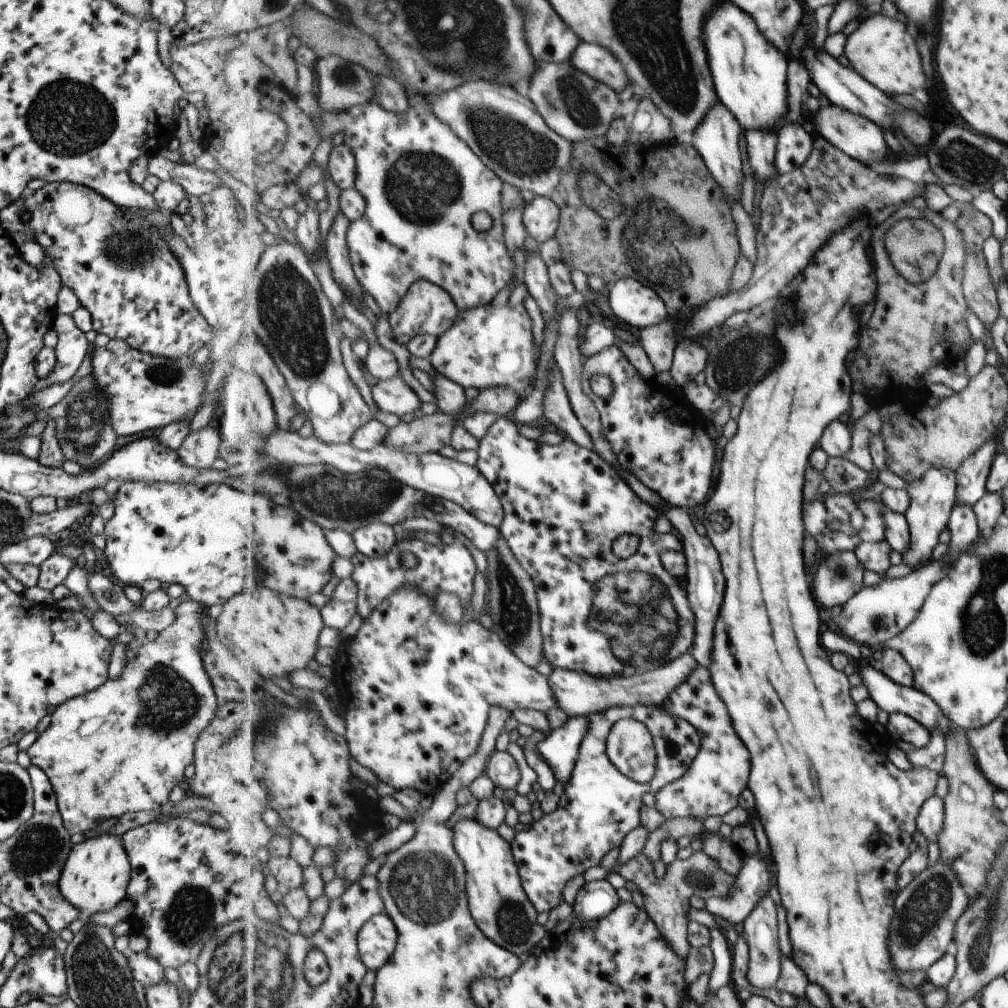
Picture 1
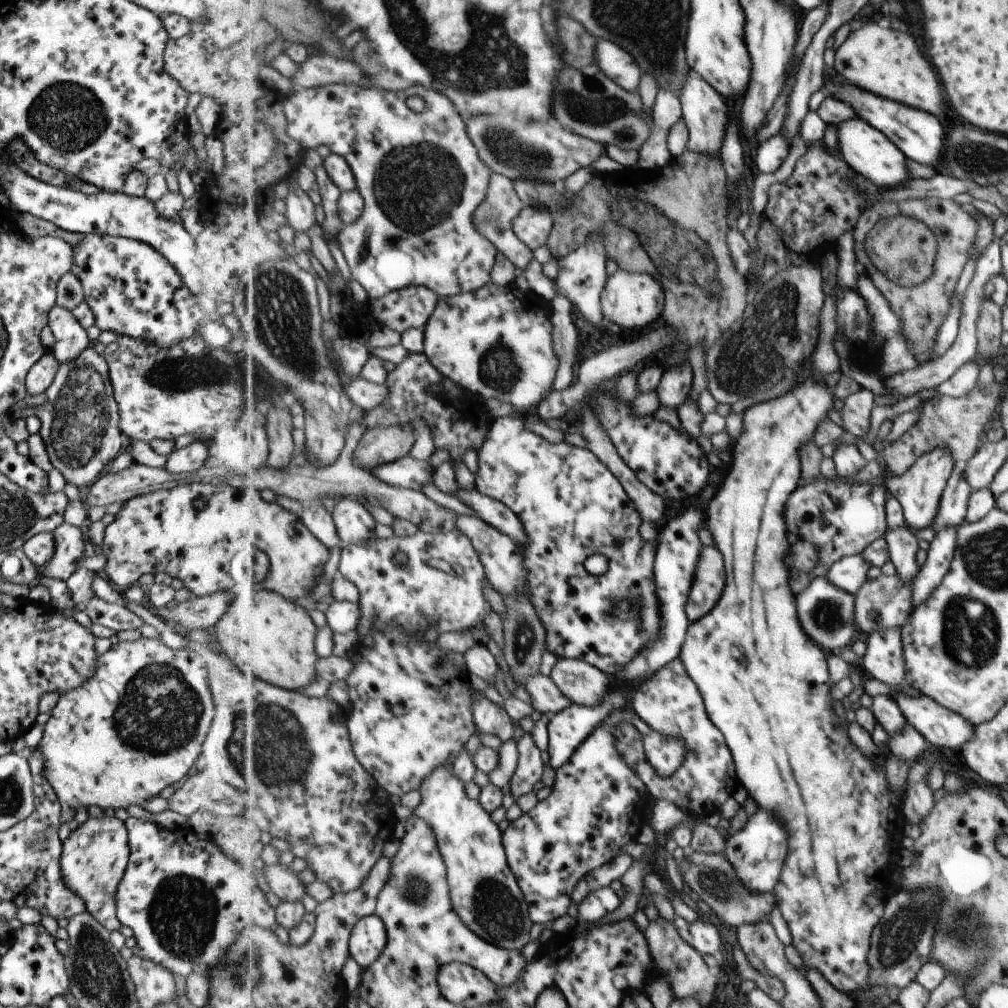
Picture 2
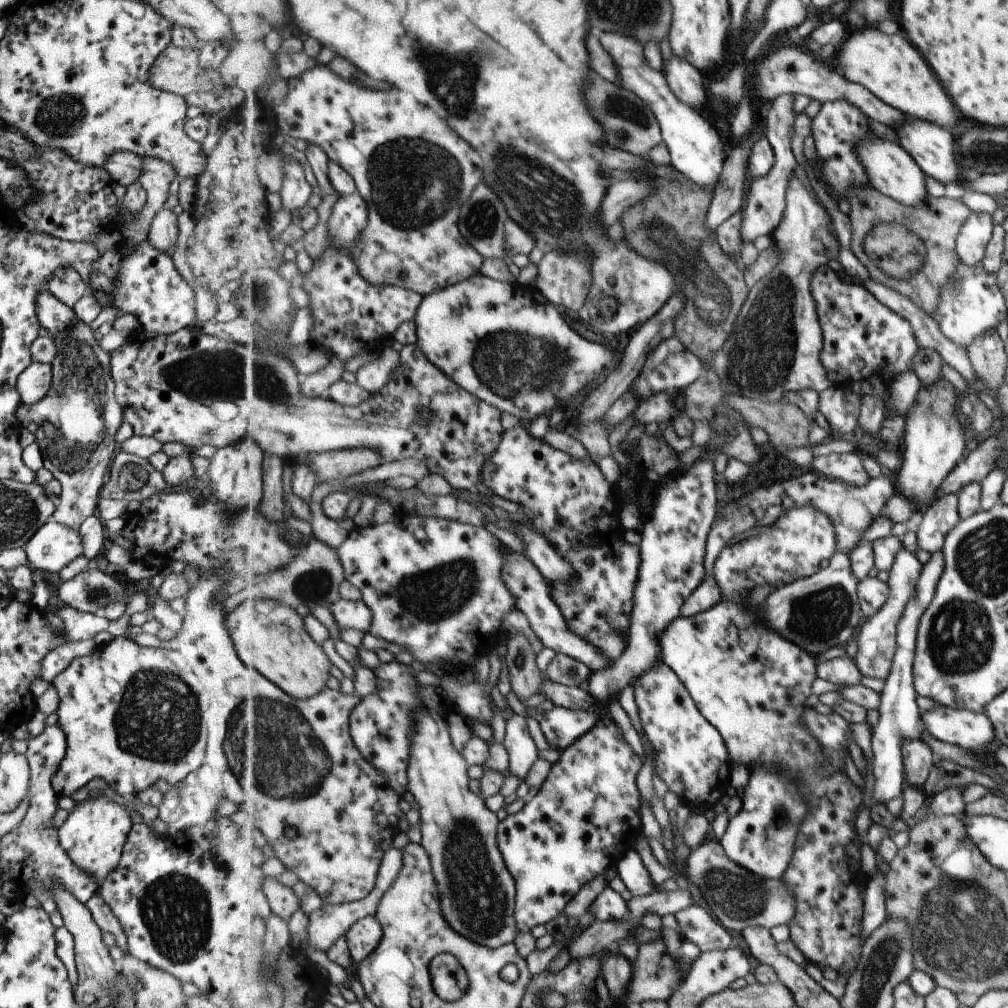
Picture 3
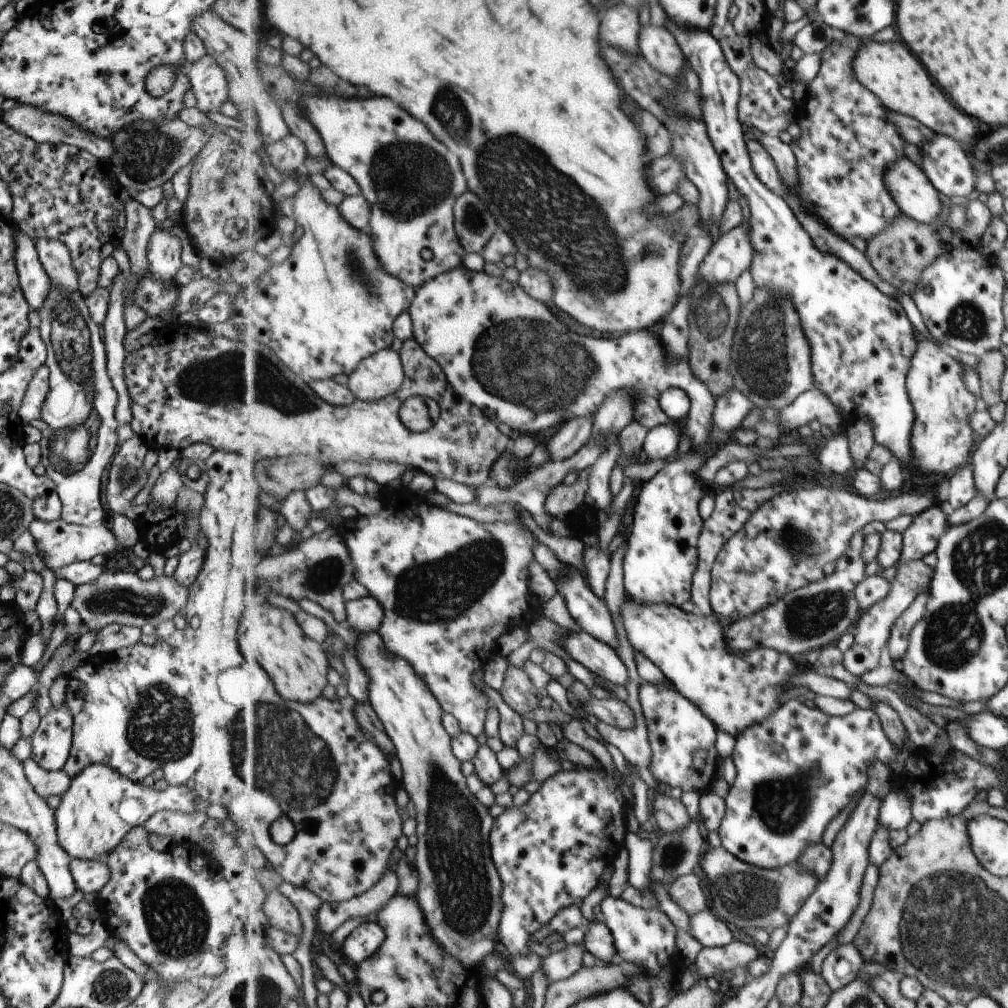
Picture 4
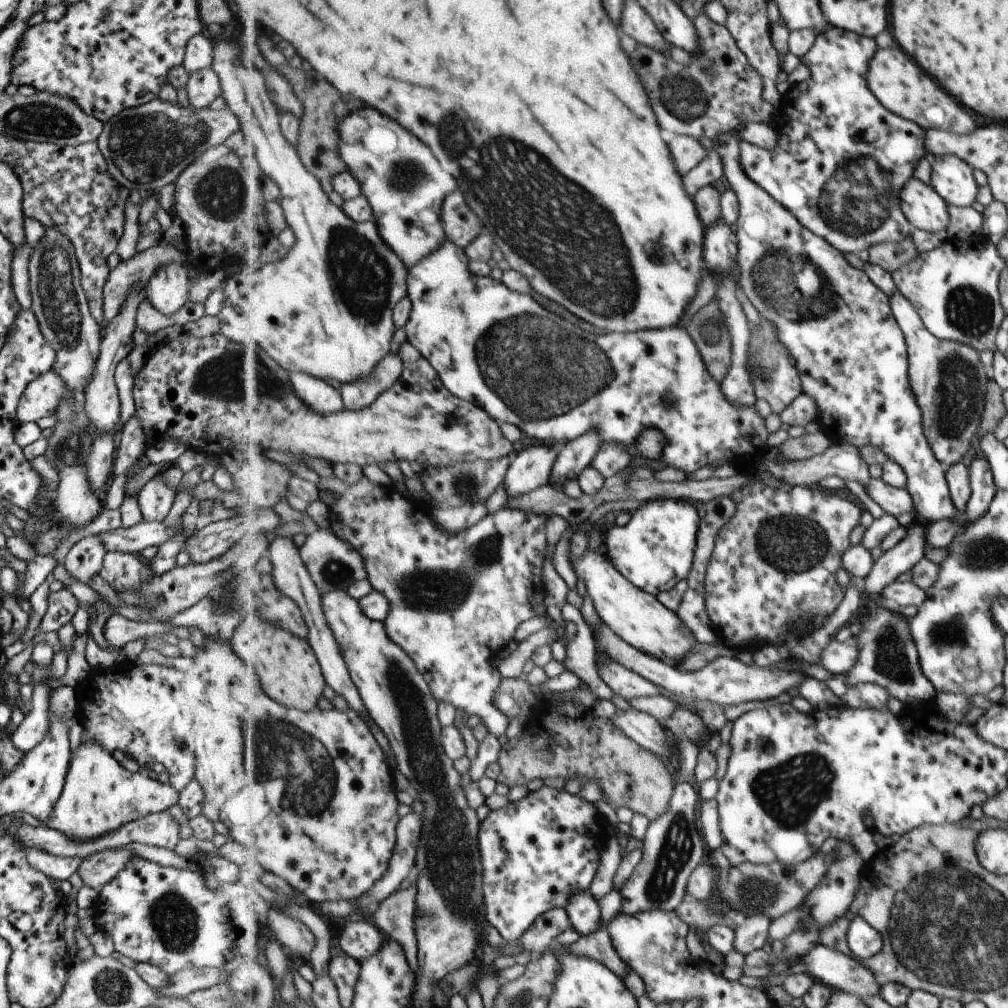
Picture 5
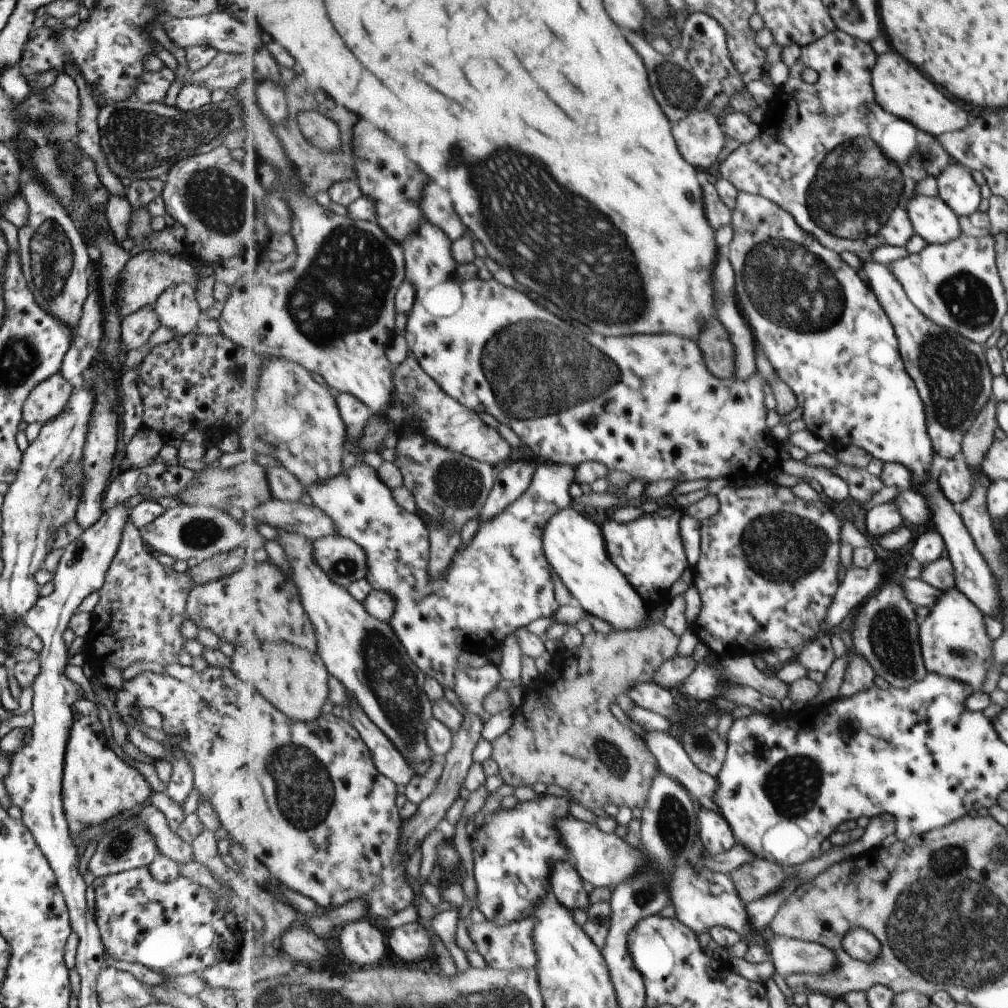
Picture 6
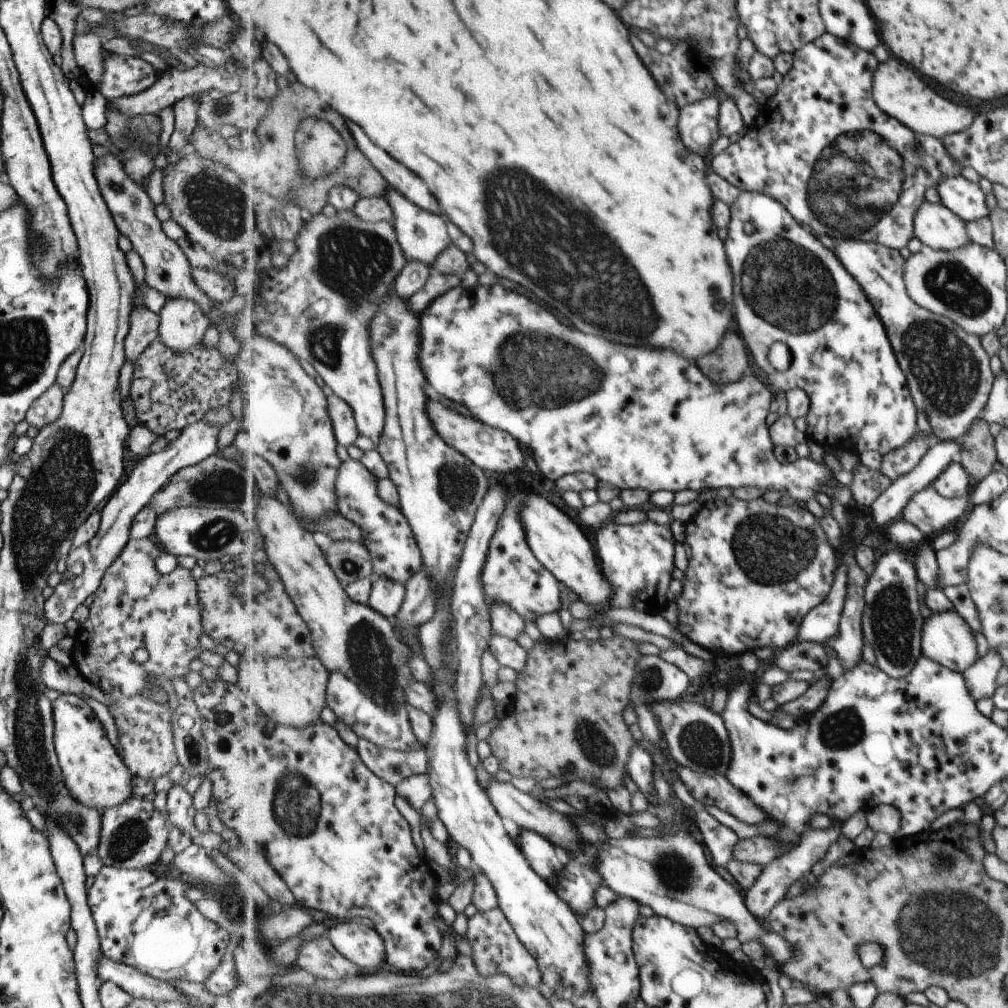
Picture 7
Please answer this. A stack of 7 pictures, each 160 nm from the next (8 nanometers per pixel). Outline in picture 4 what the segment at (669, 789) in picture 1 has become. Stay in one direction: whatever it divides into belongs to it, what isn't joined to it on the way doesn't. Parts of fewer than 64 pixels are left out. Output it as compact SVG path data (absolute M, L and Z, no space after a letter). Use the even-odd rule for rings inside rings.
M645 682L640 687L640 702L654 753L651 766L654 778L671 788L707 793L717 779L716 771L720 766L717 761L716 724L693 702L681 695L672 683L671 686L665 686Z

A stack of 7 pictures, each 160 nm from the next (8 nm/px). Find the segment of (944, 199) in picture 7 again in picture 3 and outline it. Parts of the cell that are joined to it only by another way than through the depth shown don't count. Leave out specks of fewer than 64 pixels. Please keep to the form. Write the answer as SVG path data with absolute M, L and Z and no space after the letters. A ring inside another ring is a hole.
M907 116L907 122L903 122L897 134L900 146L909 152L925 174L943 186L958 183L955 142L947 130Z

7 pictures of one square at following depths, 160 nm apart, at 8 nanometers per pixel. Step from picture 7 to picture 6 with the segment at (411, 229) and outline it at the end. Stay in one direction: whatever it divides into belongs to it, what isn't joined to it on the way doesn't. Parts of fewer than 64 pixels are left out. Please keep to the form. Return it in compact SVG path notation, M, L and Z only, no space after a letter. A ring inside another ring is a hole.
M425 220L419 231L415 231L404 243L401 243L406 256L406 278L416 288L416 303L408 314L408 323L404 332L410 352L424 367L425 372L440 383L441 388L447 394L478 413L485 412L492 415L498 422L509 425L539 458L544 458L544 462L553 461L561 465L579 466L587 461L599 461L611 470L629 473L633 479L644 479L647 484L655 480L677 480L678 484L687 482L687 480L707 479L710 481L715 478L744 481L760 477L767 478L767 475L771 474L776 467L781 467L780 442L775 438L772 429L767 426L768 410L765 408L765 394L768 388L760 376L751 377L748 382L735 378L720 379L706 365L700 344L689 337L685 338L676 334L655 334L655 336L607 338L603 334L597 334L595 330L589 330L589 326L573 326L573 322L565 322L565 318L551 314L549 310L545 310L545 306L537 306L527 294L515 288L507 288L495 279L485 280L477 277L463 281L457 274L459 264L453 256L453 243L441 227L429 220Z

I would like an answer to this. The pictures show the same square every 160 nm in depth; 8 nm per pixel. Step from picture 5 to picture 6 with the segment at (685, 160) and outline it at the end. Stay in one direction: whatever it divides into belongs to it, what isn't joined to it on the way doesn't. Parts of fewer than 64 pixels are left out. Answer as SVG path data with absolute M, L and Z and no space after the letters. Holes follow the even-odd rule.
M695 111L687 118L672 123L681 154L696 167L713 166L725 148L722 121L710 111Z

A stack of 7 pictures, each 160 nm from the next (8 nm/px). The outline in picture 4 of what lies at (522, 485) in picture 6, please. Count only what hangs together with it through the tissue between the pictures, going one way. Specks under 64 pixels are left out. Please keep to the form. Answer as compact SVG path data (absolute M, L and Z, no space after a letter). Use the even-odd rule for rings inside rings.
M575 418L554 435L547 443L548 461L564 461L585 447L593 432L594 418Z

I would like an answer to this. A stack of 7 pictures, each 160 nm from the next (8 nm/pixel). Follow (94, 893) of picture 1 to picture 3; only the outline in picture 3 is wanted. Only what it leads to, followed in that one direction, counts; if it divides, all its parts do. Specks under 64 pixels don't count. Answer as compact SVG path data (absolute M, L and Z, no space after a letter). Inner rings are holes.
M103 794L93 799L77 802L73 810L67 812L67 818L56 829L60 848L71 858L71 862L85 874L89 874L97 885L101 885L105 876L117 866L121 848L132 826L126 806L109 801ZM95 893L91 896L84 905L91 916L95 925L101 930L106 932L111 938L115 938L115 946L117 946L123 954L127 954L127 942L125 934L123 934L119 922L115 916L111 914L111 910L103 903L101 896Z

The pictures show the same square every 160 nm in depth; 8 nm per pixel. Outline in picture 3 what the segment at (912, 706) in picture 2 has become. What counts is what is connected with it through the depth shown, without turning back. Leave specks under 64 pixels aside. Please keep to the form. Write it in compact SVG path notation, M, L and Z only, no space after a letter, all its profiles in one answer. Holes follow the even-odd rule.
M938 705L919 716L922 728L937 738L965 750L983 753L993 742L992 722L983 713Z

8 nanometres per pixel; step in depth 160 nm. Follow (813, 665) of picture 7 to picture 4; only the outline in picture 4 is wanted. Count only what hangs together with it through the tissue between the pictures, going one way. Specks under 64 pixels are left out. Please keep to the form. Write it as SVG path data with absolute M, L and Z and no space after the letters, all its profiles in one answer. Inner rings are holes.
M921 559L903 562L903 564L898 565L896 568L898 573L892 581L889 595L884 600L877 602L872 608L869 608L864 615L860 616L855 630L852 631L854 641L851 647L844 652L843 664L853 676L863 676L863 674L867 674L867 672L871 672L871 670L879 667L883 648L888 646L891 630L895 626L895 622L899 620L899 616L909 608L909 604L919 594L928 592L933 572Z

